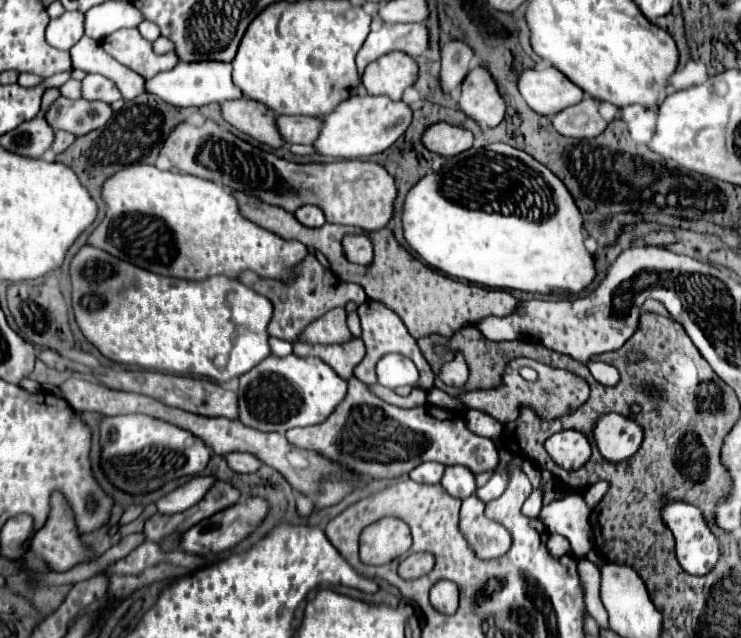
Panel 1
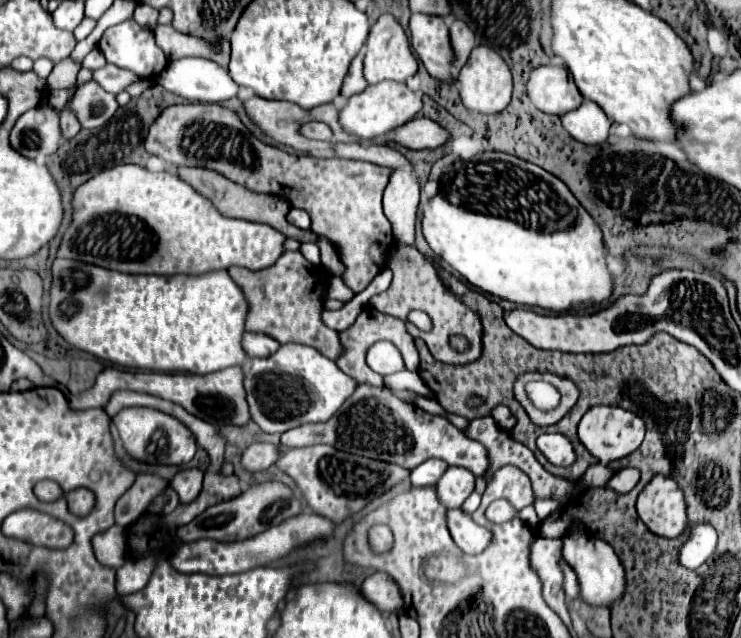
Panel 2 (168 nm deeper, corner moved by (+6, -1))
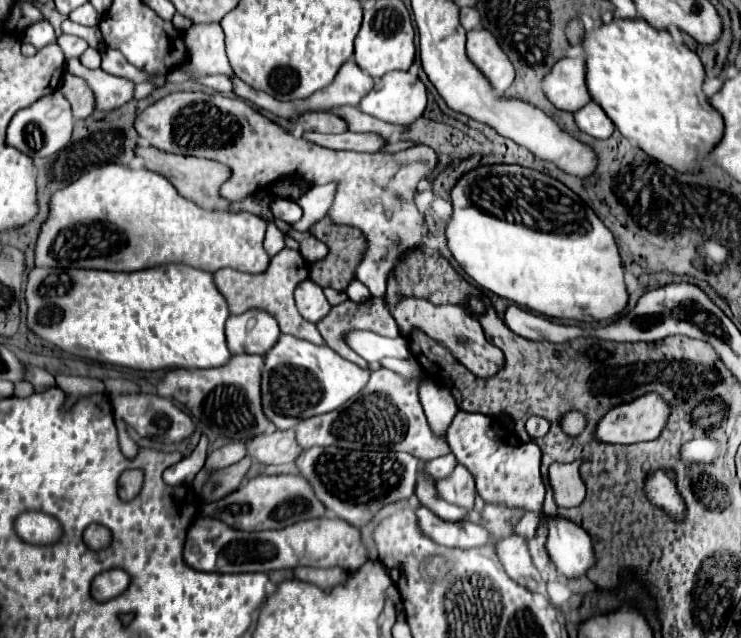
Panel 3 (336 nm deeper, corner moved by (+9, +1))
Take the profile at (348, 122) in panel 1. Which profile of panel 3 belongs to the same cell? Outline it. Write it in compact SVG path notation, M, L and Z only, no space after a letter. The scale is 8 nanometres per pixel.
M387 72L383 78L375 82L375 88L361 100L361 112L371 114L383 122L407 126L413 124L427 106L427 90L425 84L419 80L419 76L411 72Z

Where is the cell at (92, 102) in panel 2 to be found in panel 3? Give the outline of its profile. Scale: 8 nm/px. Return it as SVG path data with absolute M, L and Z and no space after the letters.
M77 58L69 60L69 72L85 78L89 82L89 86L95 92L97 110L113 110L113 108L127 104L133 98L133 92L135 92L133 82L121 80L119 76L109 76L101 68L89 70Z

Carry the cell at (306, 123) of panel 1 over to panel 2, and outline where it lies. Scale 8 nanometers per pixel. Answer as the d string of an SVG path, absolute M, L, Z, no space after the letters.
M306 122L304 126L300 126L300 134L310 140L330 140L332 138L332 130L324 122Z

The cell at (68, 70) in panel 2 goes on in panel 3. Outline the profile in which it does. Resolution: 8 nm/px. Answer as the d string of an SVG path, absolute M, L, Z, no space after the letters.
M59 36L57 38L57 42L59 42L59 46L61 46L61 50L65 52L65 56L67 58L79 58L85 50L87 50L87 44L85 44L85 40L81 40L79 36Z

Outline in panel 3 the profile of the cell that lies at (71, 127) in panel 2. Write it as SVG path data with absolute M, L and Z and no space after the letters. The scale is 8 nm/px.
M65 72L63 84L61 84L59 90L61 90L61 92L65 94L65 98L71 102L75 120L83 120L83 118L87 118L87 116L95 110L93 90L91 90L89 84L85 84L85 80L81 80L79 76L73 76L73 74Z

